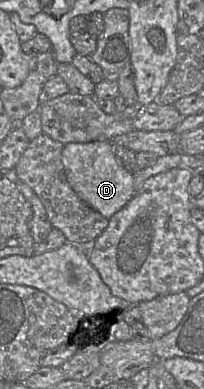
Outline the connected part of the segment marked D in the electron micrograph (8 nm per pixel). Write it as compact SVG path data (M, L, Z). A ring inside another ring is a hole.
M108 140L65 144L62 162L72 189L88 206L107 219L121 210L135 194L134 174L123 167Z

